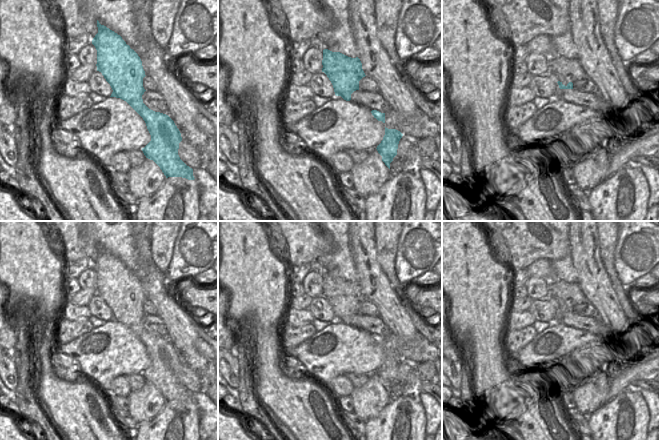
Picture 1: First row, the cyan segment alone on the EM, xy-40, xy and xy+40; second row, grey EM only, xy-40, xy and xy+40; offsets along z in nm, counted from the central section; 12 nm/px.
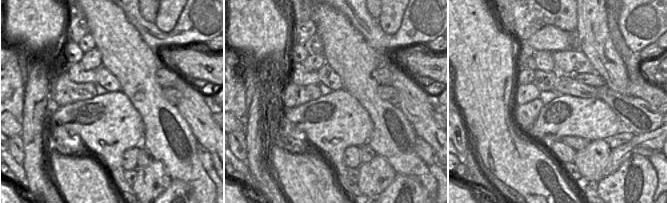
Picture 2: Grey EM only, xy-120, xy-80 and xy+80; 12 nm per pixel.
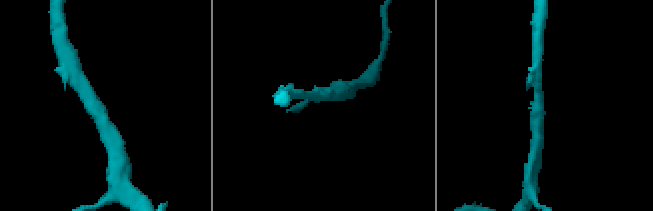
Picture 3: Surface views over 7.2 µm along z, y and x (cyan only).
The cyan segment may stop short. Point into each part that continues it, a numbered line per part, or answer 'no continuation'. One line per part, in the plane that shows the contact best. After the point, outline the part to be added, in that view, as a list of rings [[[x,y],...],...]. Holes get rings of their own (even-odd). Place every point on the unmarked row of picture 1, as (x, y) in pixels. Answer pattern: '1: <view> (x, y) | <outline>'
no continuation

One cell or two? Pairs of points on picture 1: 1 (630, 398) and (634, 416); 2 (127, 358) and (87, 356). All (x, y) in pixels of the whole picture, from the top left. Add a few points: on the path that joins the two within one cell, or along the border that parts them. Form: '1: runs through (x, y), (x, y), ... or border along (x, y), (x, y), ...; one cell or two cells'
1: runs through (630, 402), (630, 412); one cell
2: runs through (117, 356), (97, 356); one cell

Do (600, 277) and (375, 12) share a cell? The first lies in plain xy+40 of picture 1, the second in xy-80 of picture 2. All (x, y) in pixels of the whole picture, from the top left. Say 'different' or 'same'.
different

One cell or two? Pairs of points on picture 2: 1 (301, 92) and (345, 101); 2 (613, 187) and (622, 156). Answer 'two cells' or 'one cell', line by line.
1: two cells
2: two cells

